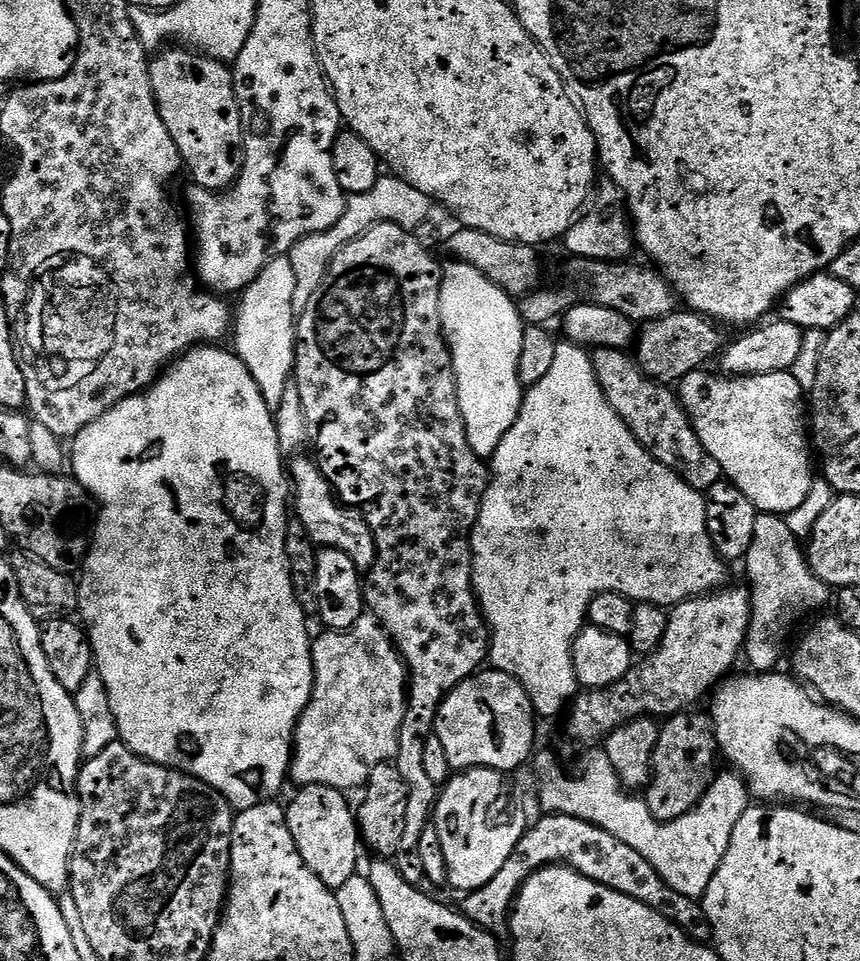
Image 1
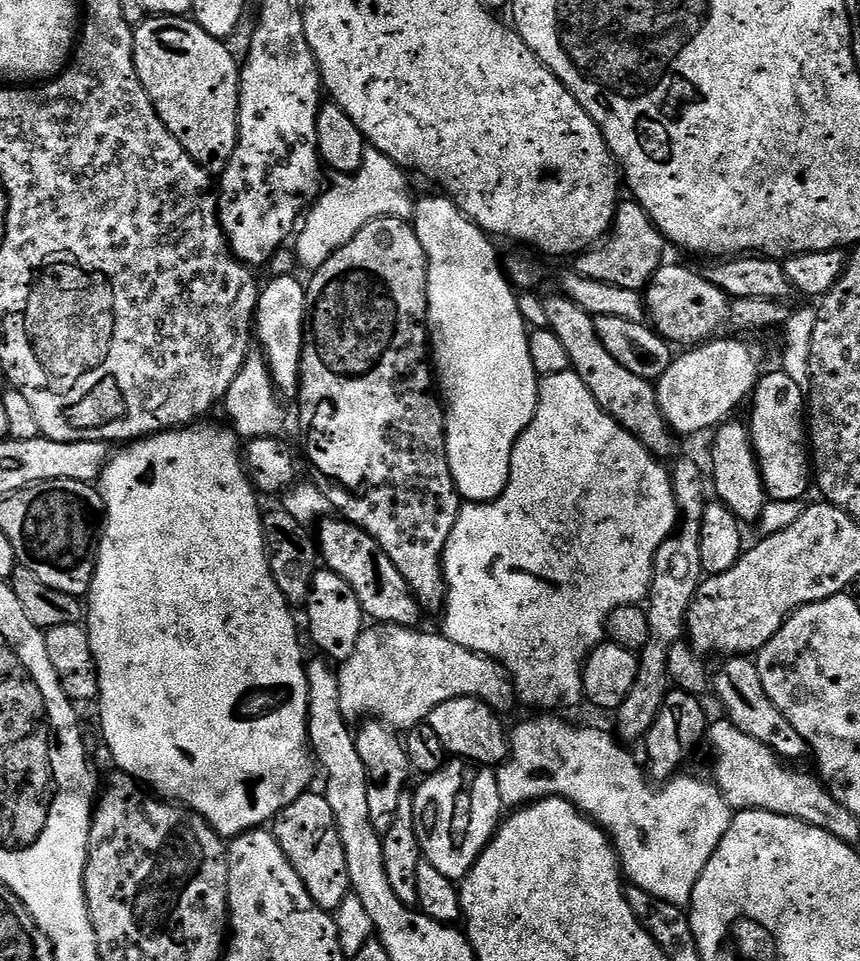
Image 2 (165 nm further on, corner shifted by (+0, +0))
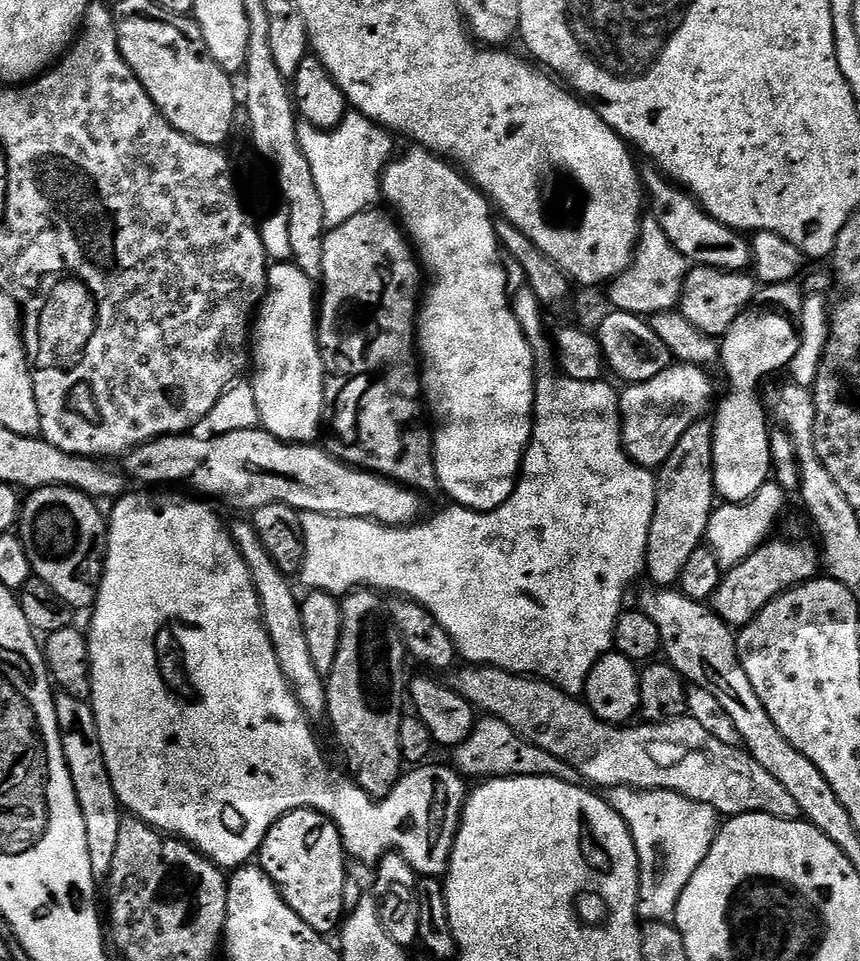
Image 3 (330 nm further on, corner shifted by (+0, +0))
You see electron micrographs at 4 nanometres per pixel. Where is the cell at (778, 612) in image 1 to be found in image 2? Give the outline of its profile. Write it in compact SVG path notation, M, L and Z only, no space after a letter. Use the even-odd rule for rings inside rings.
M725 421L717 427L715 431L714 444L712 446L712 472L710 468L710 478L714 480L714 488L718 494L717 499L727 505L728 509L741 520L745 525L755 525L759 523L762 510L765 508L768 495L764 489L764 481L761 478L759 461L756 458L755 449L751 442L751 431L744 423Z

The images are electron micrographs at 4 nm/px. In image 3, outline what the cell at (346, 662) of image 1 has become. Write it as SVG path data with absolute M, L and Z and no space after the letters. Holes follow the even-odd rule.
M457 667L451 673L452 680L450 679L451 688L459 696L465 696L473 708L510 725L525 740L569 764L581 781L589 780L584 782L589 785L597 784L592 785L597 789L639 788L642 792L653 792L661 788L667 792L682 794L696 804L708 804L724 818L740 816L744 812L761 812L783 820L794 820L800 816L798 802L790 798L789 792L782 787L782 782L778 782L778 778L773 778L766 770L762 770L762 766L758 766L758 762L743 747L722 746L722 742L718 742L718 738L709 734L699 722L694 722L692 716L685 714L677 720L668 720L665 724L640 722L637 728L608 724L594 715L583 699L563 692L558 685L547 680L530 675L516 675L497 667L463 667Z

